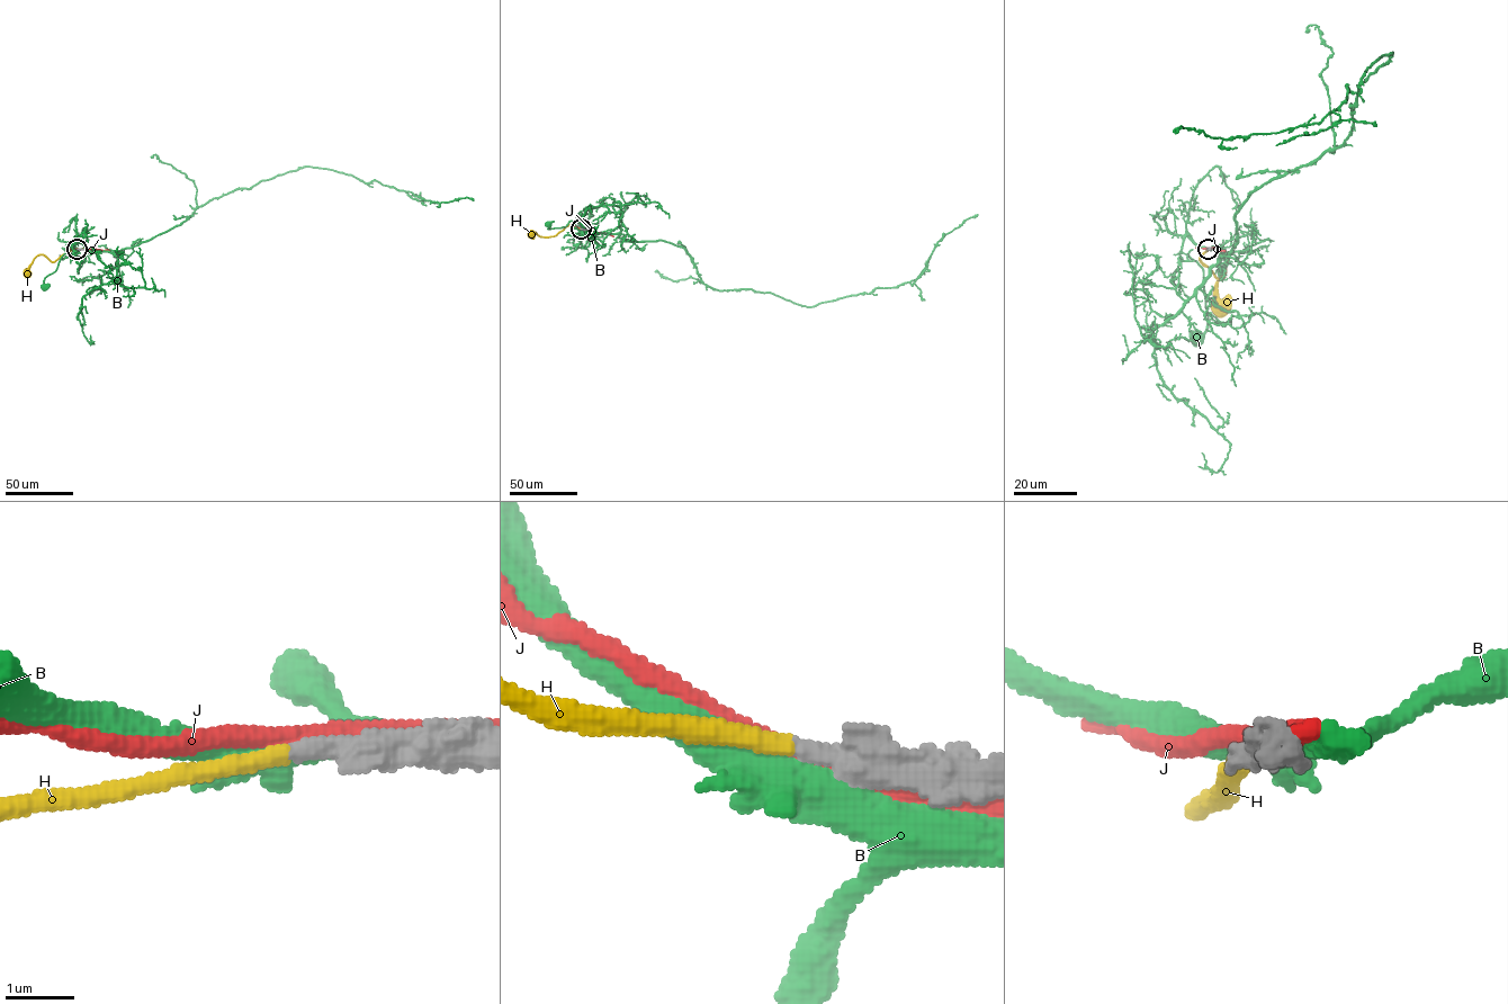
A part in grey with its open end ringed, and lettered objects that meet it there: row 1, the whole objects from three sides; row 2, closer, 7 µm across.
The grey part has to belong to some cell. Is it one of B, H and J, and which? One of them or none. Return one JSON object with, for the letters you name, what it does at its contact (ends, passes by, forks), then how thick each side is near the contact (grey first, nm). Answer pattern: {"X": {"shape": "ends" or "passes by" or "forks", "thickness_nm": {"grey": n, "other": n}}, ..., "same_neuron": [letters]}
{"H": {"shape": "ends", "thickness_nm": {"grey": 380, "other": 260}}, "same_neuron": ["H"]}

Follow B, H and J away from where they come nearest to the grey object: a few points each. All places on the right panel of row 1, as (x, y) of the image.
B: (1209, 249), (1197, 247), (1188, 252), (1203, 270), (1208, 315), (1208, 329), (1194, 337)
H: (1208, 249), (1200, 260), (1218, 278), (1224, 276), (1227, 261), (1217, 286), (1220, 306)
J: (1210, 249), (1224, 252)

